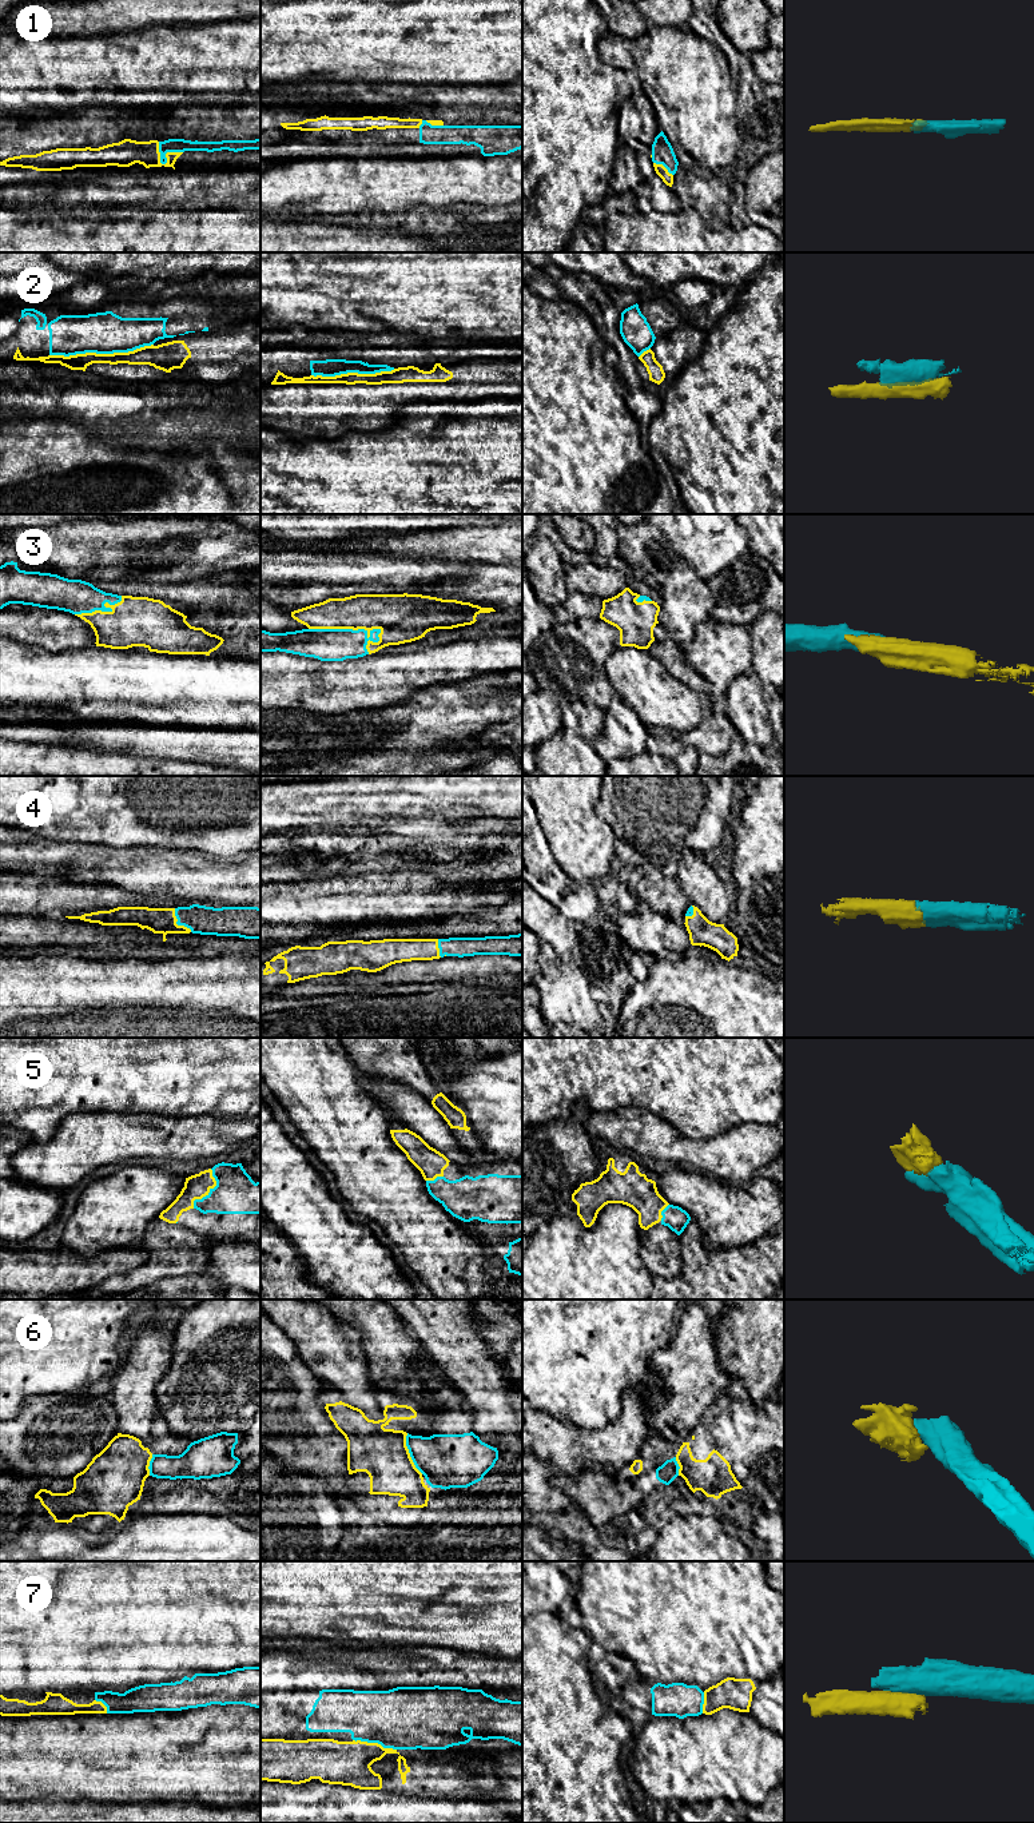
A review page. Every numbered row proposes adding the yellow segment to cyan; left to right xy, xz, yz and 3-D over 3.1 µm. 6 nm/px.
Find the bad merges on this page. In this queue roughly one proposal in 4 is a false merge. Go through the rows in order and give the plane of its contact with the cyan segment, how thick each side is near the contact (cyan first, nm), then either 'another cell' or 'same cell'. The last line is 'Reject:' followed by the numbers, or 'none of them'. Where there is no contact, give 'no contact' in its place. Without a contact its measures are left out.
1: xy | 80/160 nm | same cell
2: xy | 260/100 nm | another cell
3: xz | 190/220 nm | same cell
4: xy | 180/160 nm | same cell
5: xy | 260/150 nm | same cell
6: xz | 320/300 nm | another cell
7: xz | 380/260 nm | another cell
Reject: 2, 6, 7

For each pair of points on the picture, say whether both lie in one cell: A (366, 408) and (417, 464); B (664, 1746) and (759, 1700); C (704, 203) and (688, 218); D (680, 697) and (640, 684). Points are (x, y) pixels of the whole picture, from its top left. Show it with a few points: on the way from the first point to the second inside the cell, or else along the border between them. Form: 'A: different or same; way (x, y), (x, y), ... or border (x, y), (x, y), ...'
A: different; border (405, 403), (390, 426), (356, 432)
B: different; border (748, 1712), (770, 1731)
C: different; border (680, 202), (685, 202), (714, 229), (723, 229)
D: same; way (671, 697), (657, 697), (649, 689)

